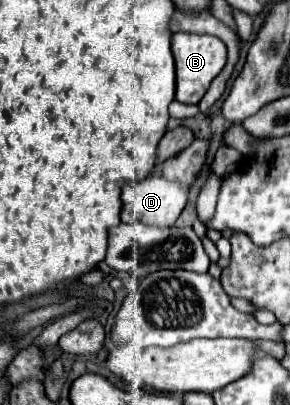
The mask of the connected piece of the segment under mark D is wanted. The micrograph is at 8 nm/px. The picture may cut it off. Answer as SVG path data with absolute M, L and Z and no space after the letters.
M153 172L141 182L131 182L123 188L123 210L121 210L121 220L129 224L149 224L149 226L173 226L179 214L183 212L189 196L189 188L177 182L165 180L161 174Z

